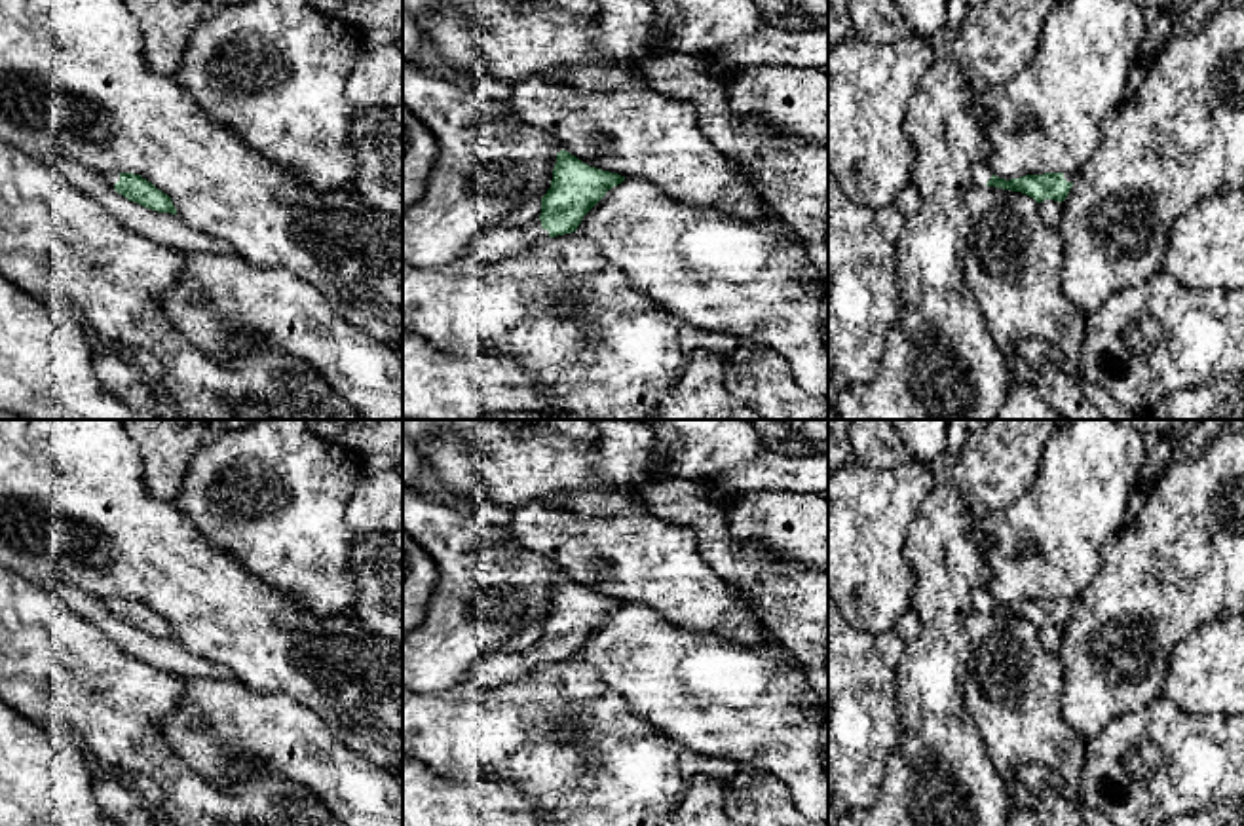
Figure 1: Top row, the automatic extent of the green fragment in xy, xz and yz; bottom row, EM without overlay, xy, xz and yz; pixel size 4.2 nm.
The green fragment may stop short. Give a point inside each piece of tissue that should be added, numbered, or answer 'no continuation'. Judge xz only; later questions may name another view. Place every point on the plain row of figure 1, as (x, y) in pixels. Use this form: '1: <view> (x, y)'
1: xz (498, 667)

